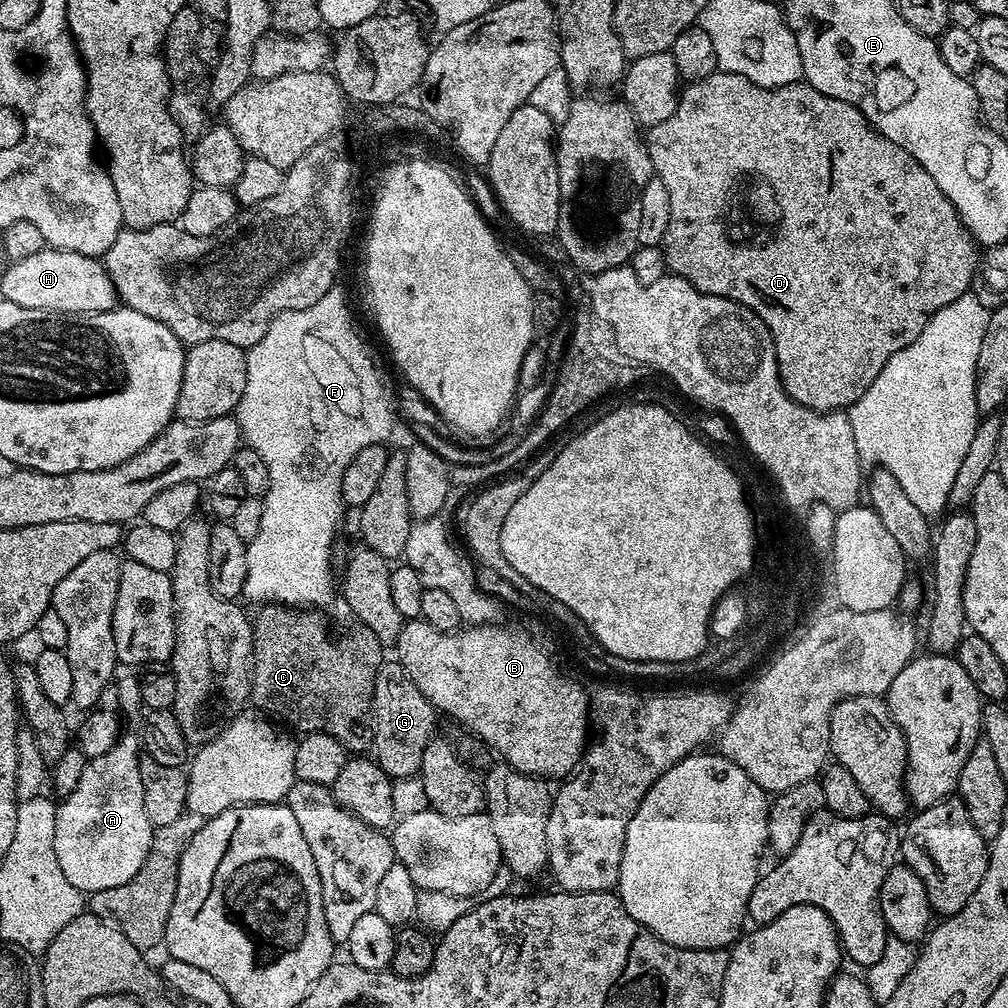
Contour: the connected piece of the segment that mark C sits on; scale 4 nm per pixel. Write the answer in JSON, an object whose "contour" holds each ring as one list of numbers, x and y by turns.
{"contour":[[269,603,257,612,260,613,252,620,251,703,256,703,255,707,261,713,275,718,281,725,297,728,297,733,331,734,349,753,367,753,372,747,370,717,374,678,382,663,382,645,378,638,374,638,374,630,355,626,345,636,331,640,328,624,319,616,319,611,293,610,283,604]]}

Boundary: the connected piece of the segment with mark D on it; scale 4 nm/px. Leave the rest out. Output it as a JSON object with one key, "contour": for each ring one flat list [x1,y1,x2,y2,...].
{"contour":[[713,70,707,76,693,79,689,84,692,85,685,92,683,89,679,93,674,114,670,114,670,118,666,118,662,122,651,125,646,132,646,143,655,179,660,180,662,186,666,186,666,194,670,194,670,218,668,219,668,225,664,231,662,241,663,260,667,271,673,276,680,276,686,282,690,282,700,292,721,296,746,306,755,316,762,320,766,330,770,332,770,338,774,344,774,354,776,355,780,381,786,390,786,394,794,402,798,402,807,408,813,408,816,412,847,410,851,408,854,402,858,402,858,398,862,398,862,394,866,394,870,382,874,382,874,378,878,378,882,366,886,366,886,362,890,362,890,358,894,353,906,346,910,346,910,342,914,342,914,338,918,338,918,334,922,334,926,322,930,322,930,318,934,314,938,314,938,310,942,310,942,306,950,306,950,302,954,302,954,298,962,298,962,294,973,287,972,280,974,284,978,276,978,252,976,256,978,245,966,230,964,223,961,222,960,215,956,213,956,207,950,202,950,198,946,198,946,194,942,194,942,190,938,190,938,182,934,182,934,178,930,178,930,174,926,174,924,167,909,152,902,150,902,146,890,142,890,138,883,136,868,121,868,117,857,110,854,104,842,102,838,98,830,98,826,94,822,94,822,90,814,90,814,86,810,86,807,82,767,88,766,86,758,86,754,82,750,82,750,78,742,78,742,74,721,72,719,70]]}

